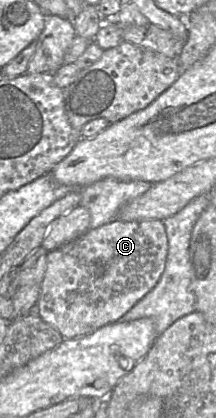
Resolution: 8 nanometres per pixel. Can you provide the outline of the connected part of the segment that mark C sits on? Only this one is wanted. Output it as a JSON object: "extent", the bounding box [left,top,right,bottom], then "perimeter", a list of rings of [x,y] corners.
{"extent":[37,220,168,339],"perimeter":[[[113,220],[90,229],[81,237],[48,252],[44,278],[40,284],[37,315],[55,327],[64,339],[84,336],[107,324],[119,321],[151,291],[162,276],[168,254],[168,237],[163,220]]]}

